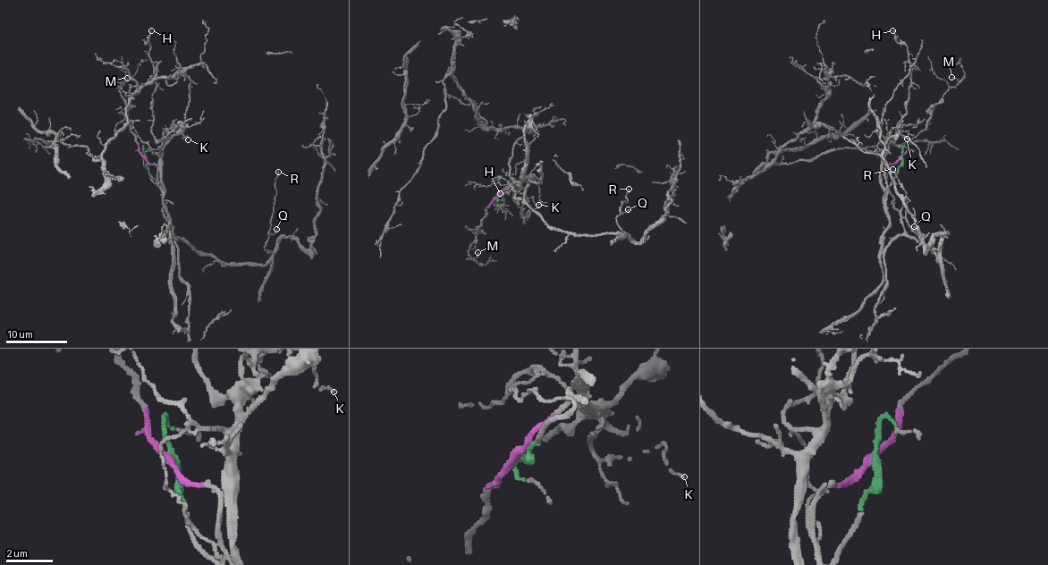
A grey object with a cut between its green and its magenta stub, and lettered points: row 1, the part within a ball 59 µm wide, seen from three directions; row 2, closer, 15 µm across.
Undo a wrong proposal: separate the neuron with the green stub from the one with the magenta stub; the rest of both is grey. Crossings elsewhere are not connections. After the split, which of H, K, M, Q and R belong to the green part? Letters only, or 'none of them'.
Q, R

